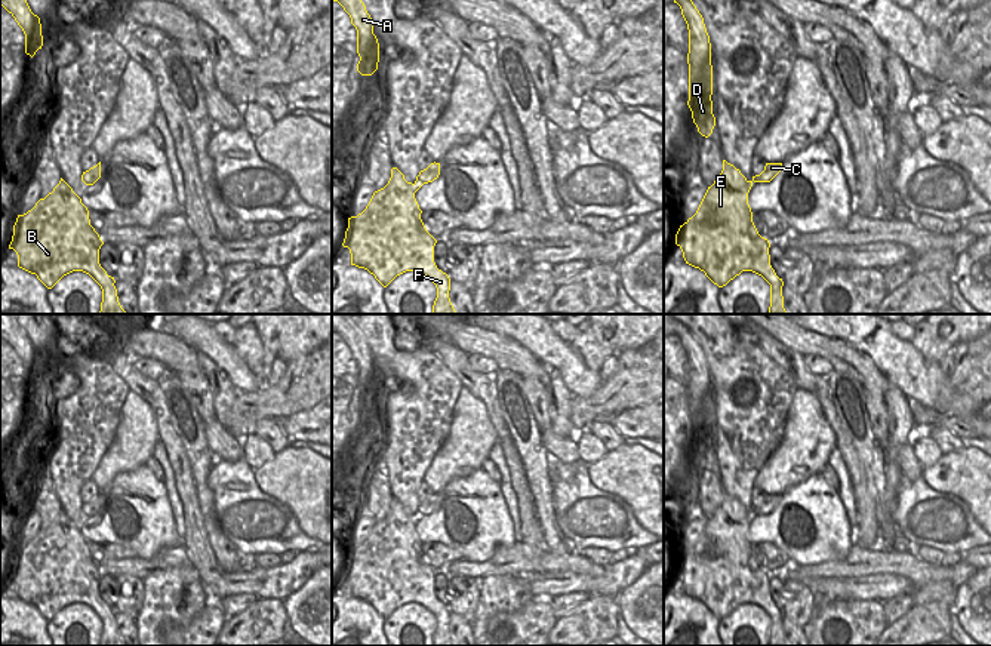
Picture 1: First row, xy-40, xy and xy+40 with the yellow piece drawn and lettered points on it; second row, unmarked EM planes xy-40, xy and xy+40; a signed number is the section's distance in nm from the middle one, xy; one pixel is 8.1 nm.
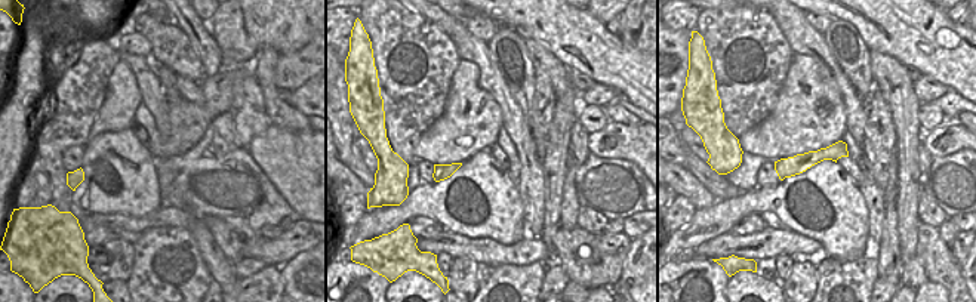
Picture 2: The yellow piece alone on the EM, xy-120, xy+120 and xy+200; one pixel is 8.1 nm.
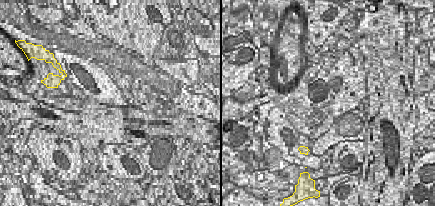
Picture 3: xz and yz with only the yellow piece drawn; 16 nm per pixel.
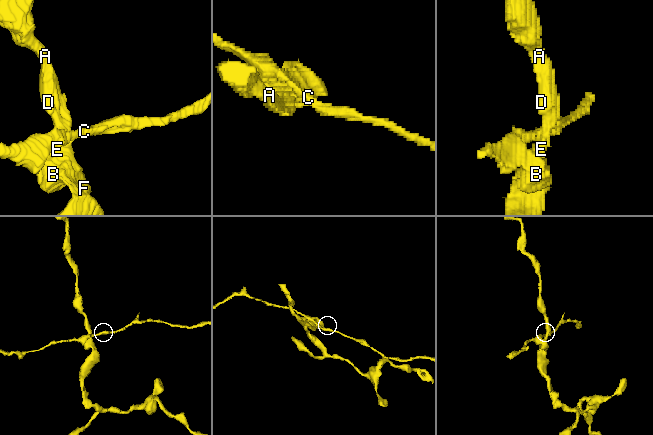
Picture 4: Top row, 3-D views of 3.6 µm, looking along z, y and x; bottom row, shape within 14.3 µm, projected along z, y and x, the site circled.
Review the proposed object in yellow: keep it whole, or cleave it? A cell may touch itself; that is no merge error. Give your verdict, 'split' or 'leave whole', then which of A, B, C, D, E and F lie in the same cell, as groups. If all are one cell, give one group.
split; A B D E F / C

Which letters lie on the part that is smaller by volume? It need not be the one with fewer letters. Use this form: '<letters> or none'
C

